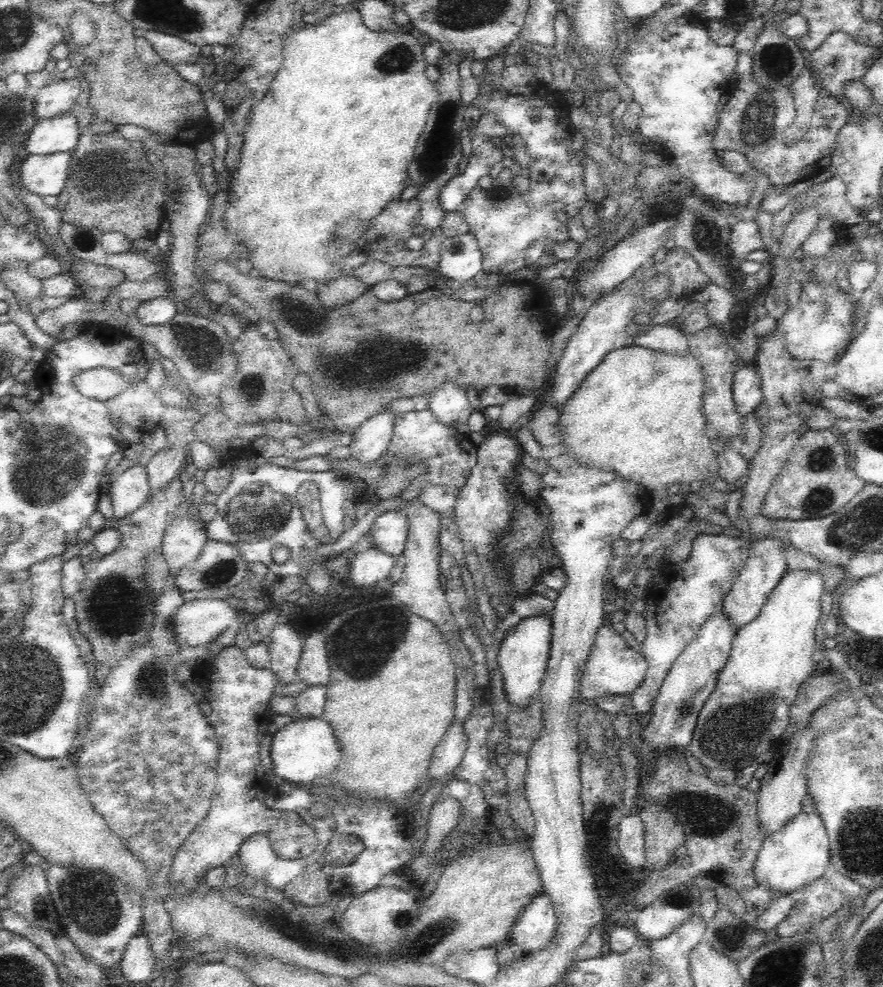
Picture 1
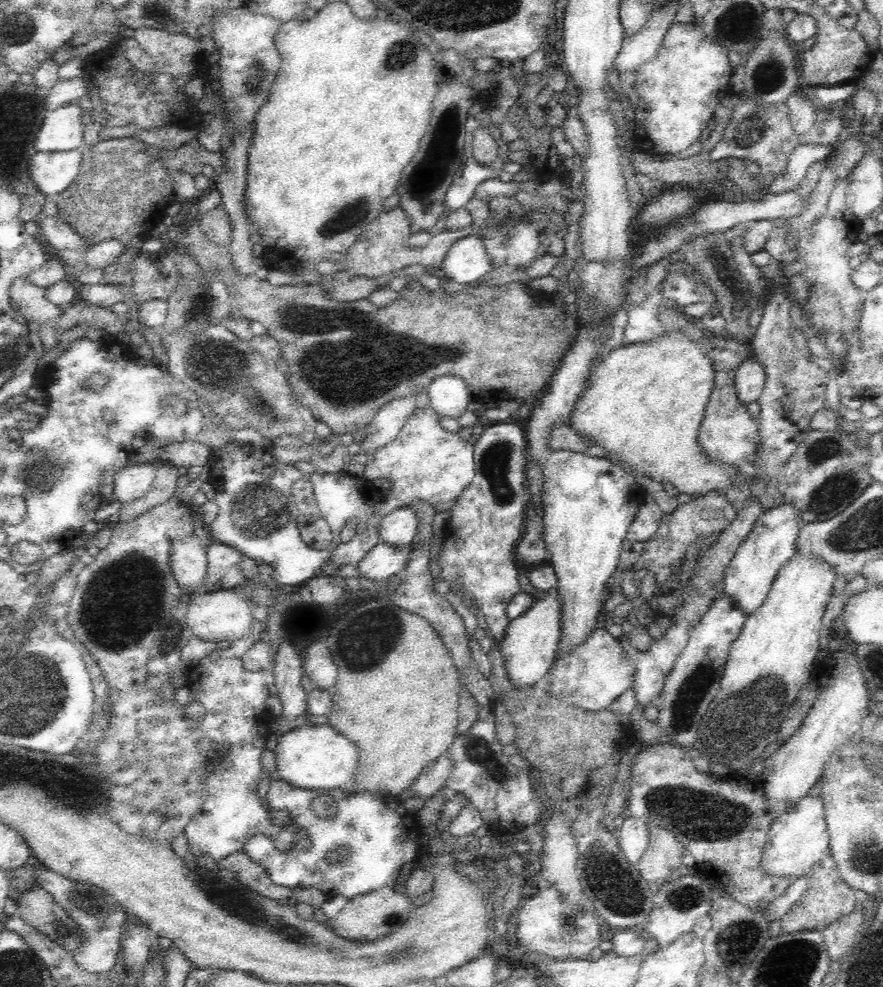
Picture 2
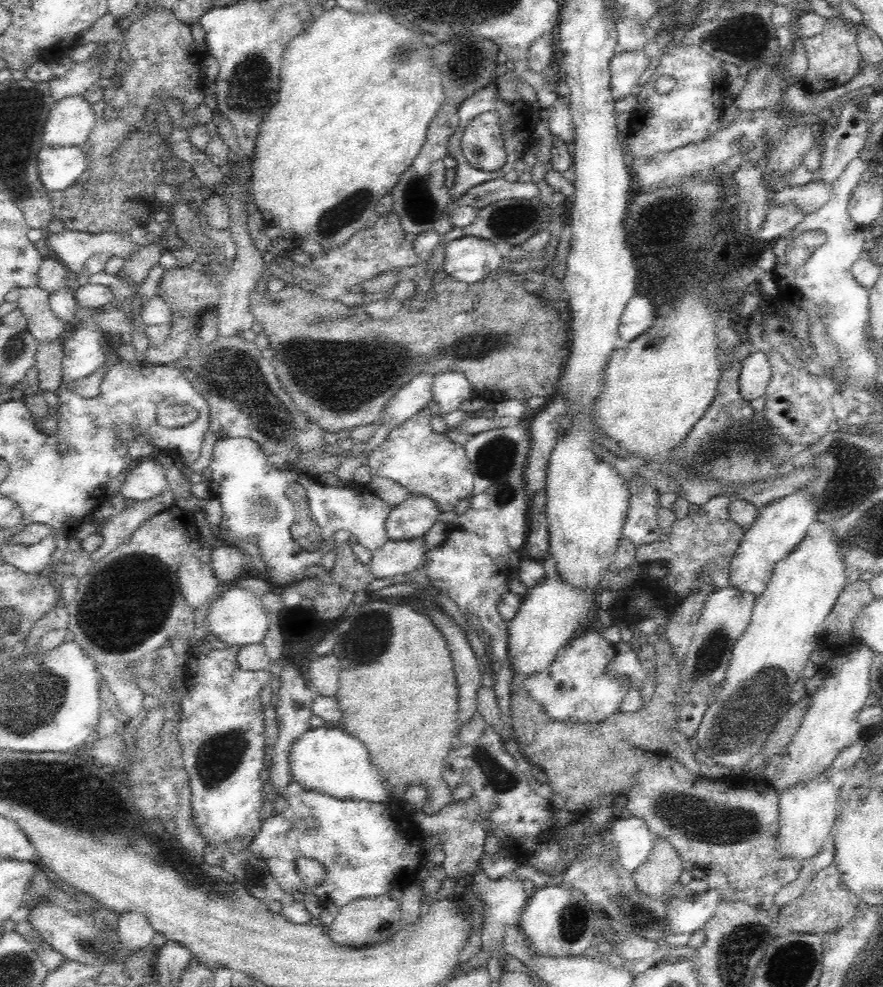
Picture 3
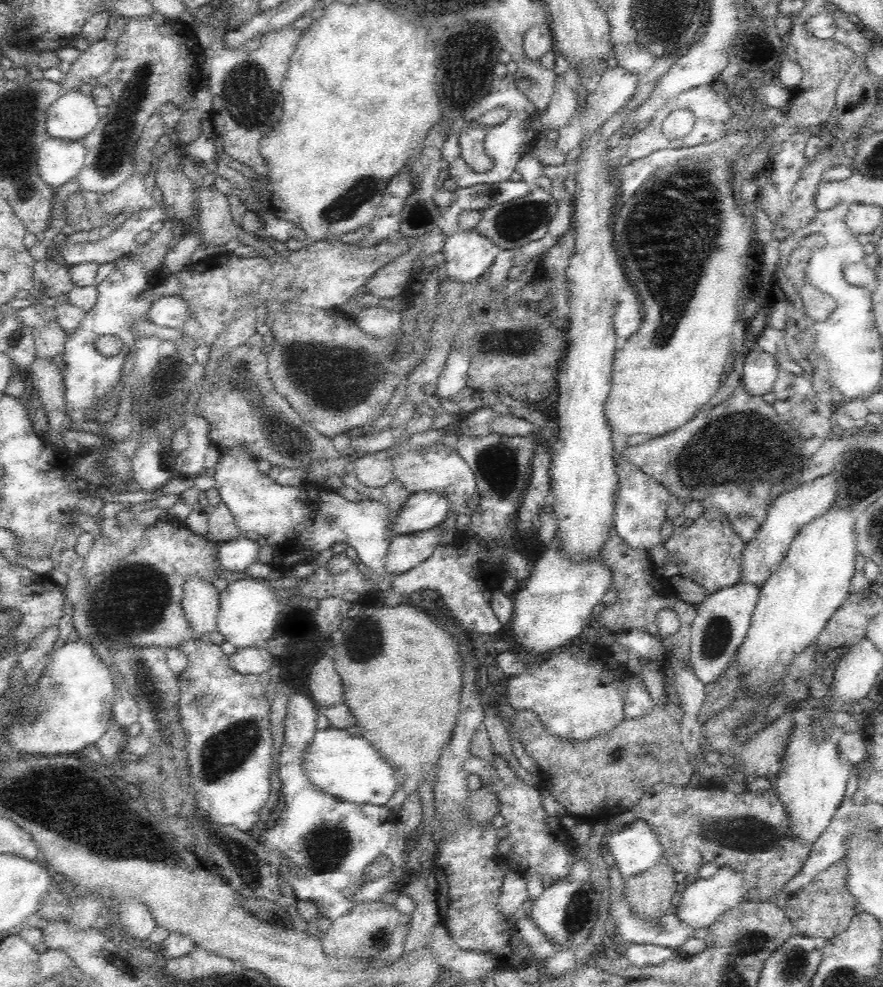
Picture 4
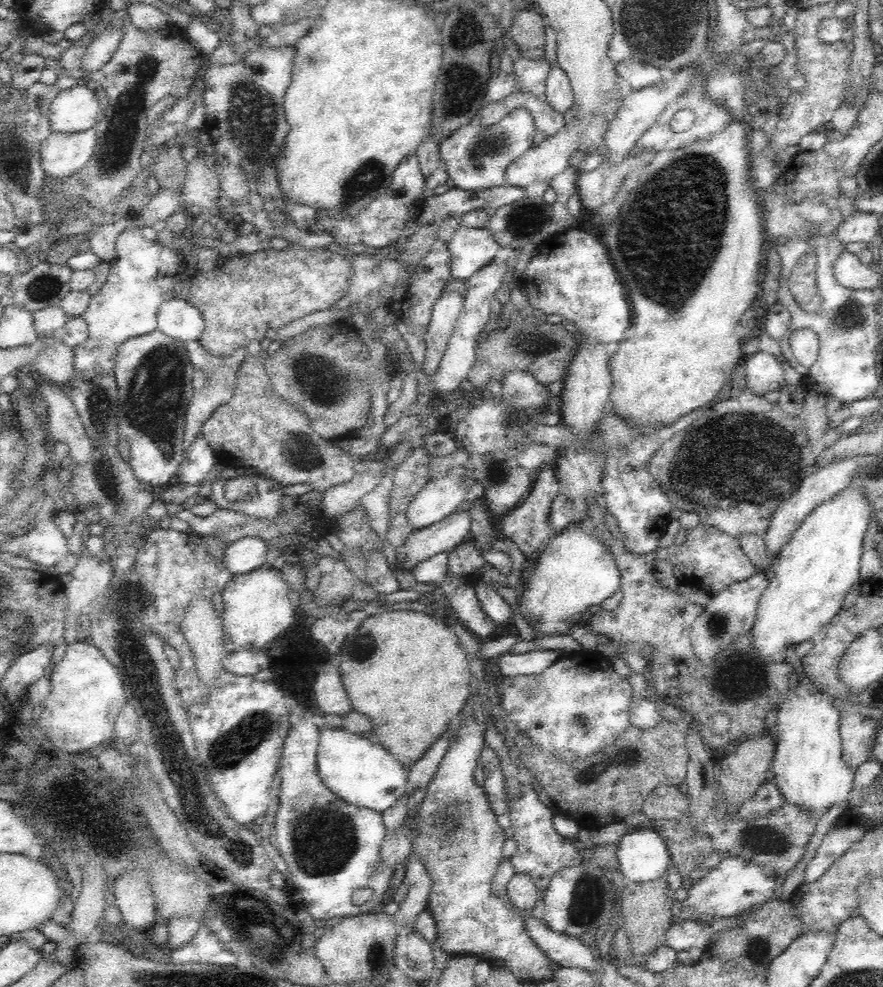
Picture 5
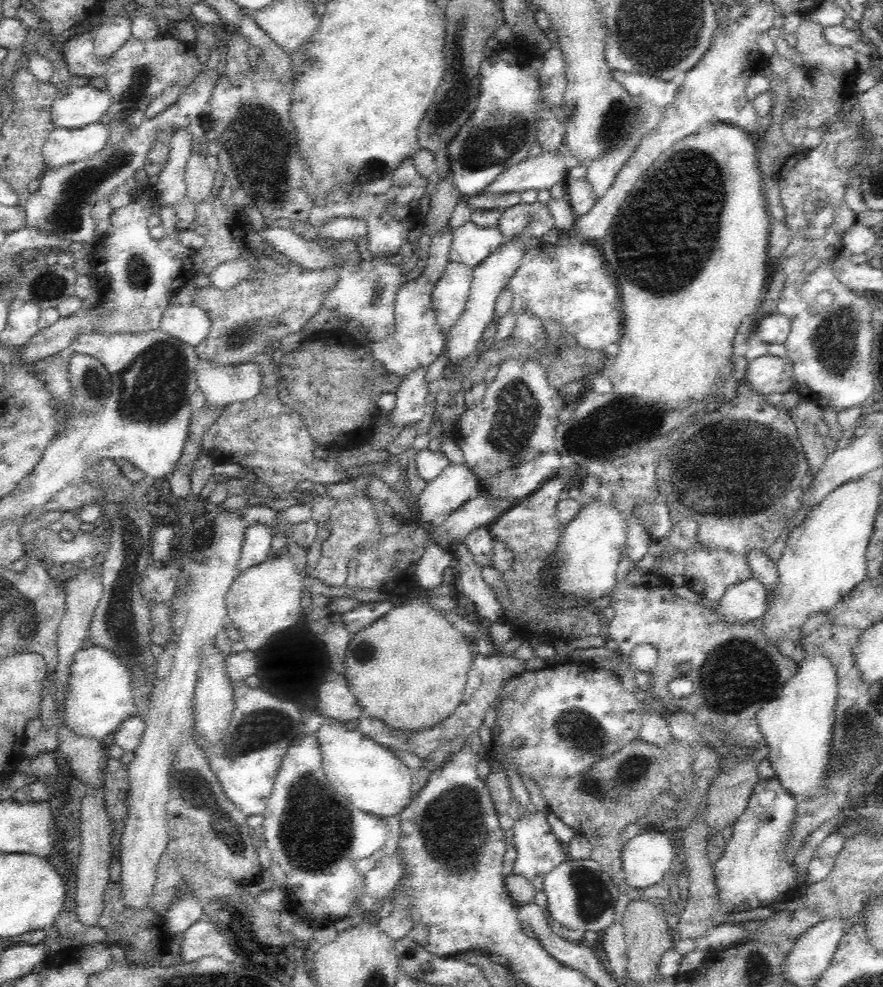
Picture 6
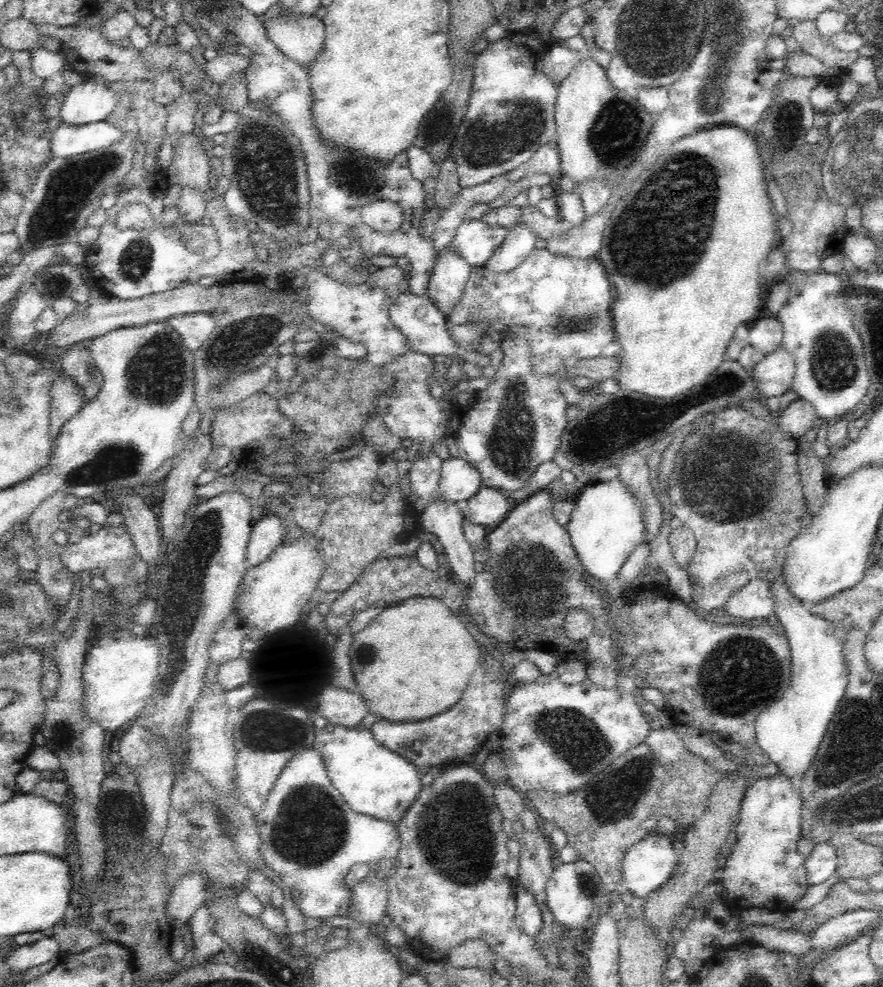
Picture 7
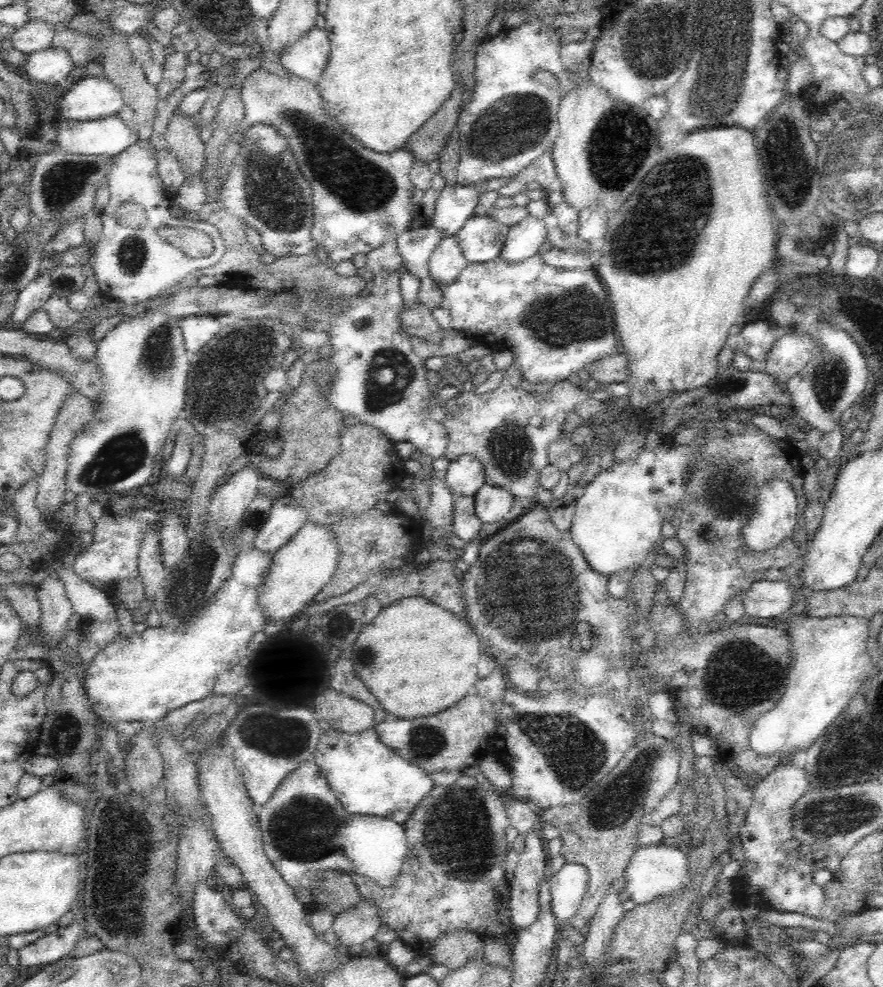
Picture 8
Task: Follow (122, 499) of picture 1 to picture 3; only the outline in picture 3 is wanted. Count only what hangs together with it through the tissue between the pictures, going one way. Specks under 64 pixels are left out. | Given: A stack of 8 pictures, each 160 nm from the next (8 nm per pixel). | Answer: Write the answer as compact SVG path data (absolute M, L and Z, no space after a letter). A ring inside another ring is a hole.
M154 459L141 460L130 472L120 489L125 499L144 501L169 488L164 467Z

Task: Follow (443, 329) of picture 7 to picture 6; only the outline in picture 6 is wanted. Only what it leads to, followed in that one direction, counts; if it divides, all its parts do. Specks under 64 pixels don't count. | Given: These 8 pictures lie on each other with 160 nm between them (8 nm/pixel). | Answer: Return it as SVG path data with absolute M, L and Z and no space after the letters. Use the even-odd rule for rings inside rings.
M446 227L430 236L429 257L427 258L421 276L405 282L397 292L393 312L393 317L395 318L394 332L384 338L384 340L370 341L367 346L372 351L373 356L386 367L386 372L396 374L397 377L408 376L408 373L418 371L420 368L426 370L439 356L443 355L443 351L445 350L446 336L445 332L442 332L442 329L436 323L436 311L432 308L431 294L436 286L437 280L443 275L445 268L451 261L449 259L449 252L453 238L452 234L452 229Z

